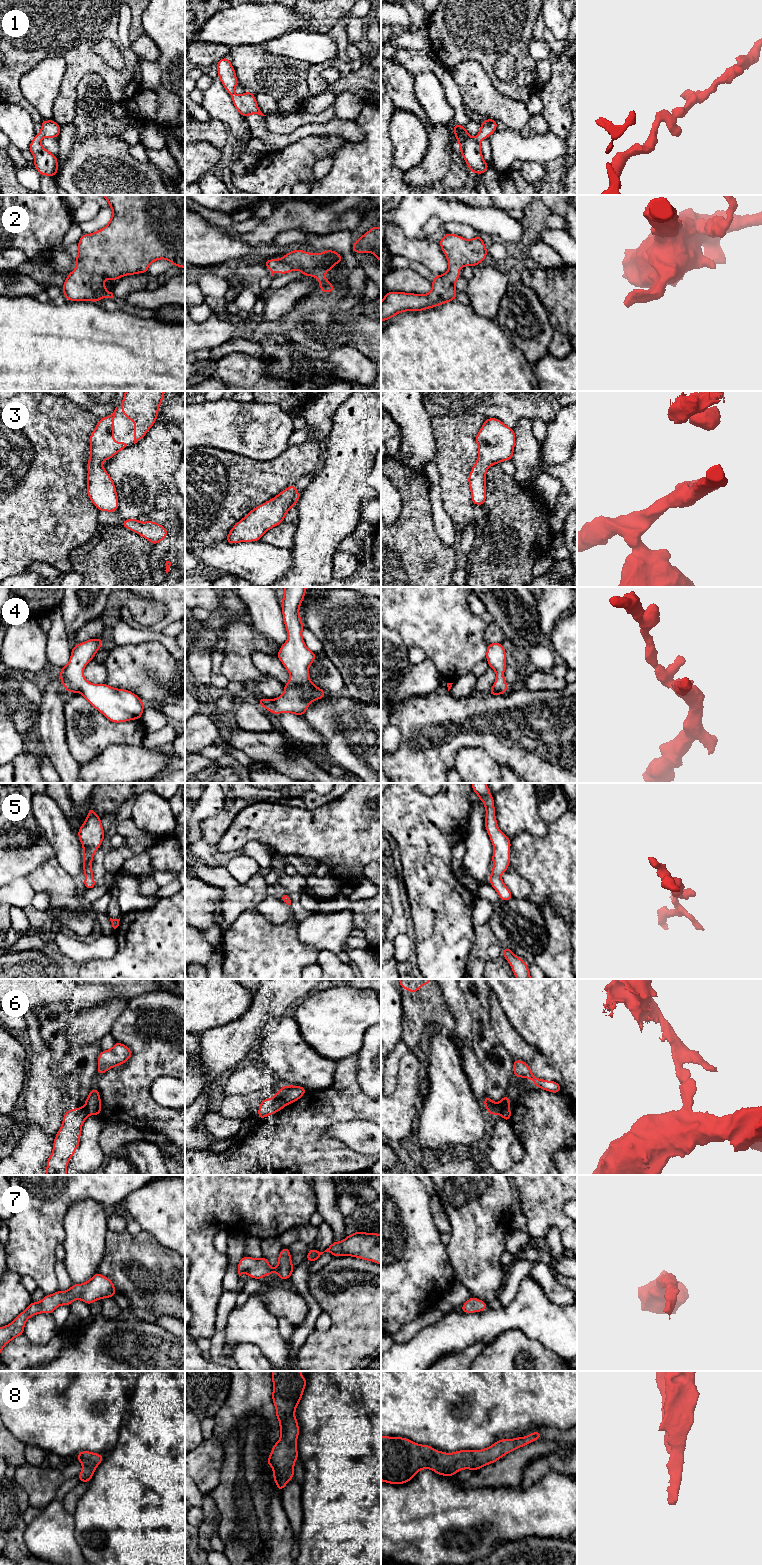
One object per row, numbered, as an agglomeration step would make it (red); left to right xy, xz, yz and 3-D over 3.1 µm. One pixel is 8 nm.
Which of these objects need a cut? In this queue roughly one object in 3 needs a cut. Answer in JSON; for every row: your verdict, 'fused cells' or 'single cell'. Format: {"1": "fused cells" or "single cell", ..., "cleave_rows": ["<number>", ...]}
{"1": "single cell", "2": "single cell", "3": "single cell", "4": "single cell", "5": "single cell", "6": "fused cells", "7": "single cell", "8": "single cell", "cleave_rows": ["6"]}

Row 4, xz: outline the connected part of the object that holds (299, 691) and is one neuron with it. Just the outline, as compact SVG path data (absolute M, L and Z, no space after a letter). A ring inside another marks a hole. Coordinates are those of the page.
M284 587L281 606L288 639L280 646L276 656L289 672L290 679L284 684L284 693L281 696L274 700L257 700L261 707L274 715L292 713L303 716L311 702L327 695L309 677L309 666L316 659L316 653L309 650L304 643L304 625L299 614L306 589L307 587Z

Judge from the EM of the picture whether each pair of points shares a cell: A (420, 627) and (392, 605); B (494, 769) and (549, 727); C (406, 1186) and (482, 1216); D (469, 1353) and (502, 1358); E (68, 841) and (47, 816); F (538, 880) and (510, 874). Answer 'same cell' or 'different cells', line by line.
A: same cell
B: different cells
C: different cells
D: different cells
E: same cell
F: different cells

